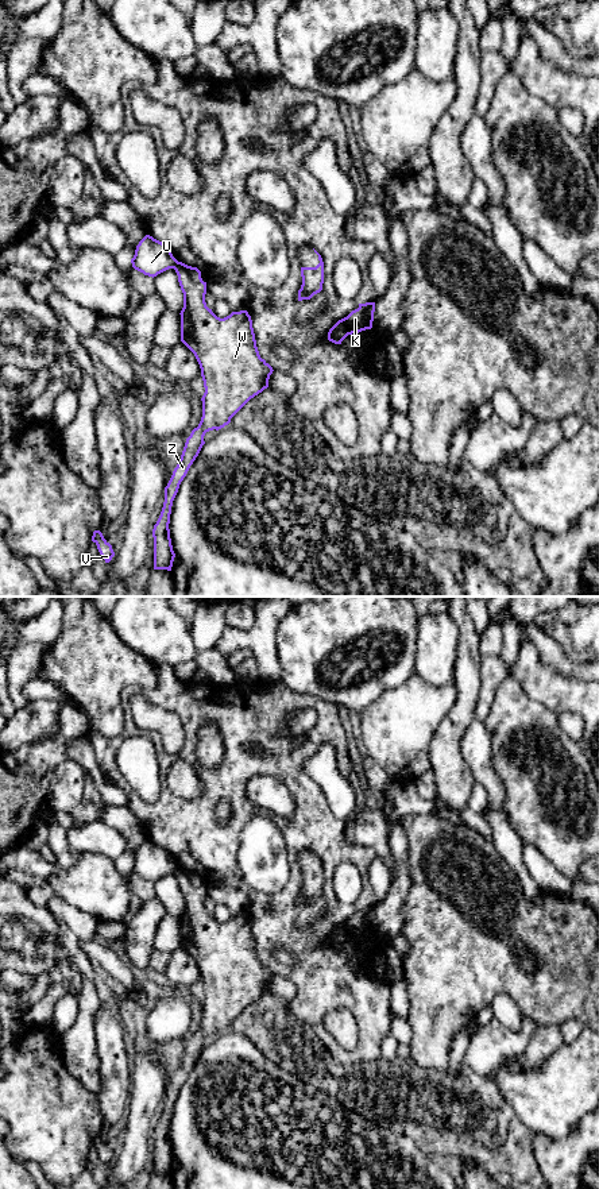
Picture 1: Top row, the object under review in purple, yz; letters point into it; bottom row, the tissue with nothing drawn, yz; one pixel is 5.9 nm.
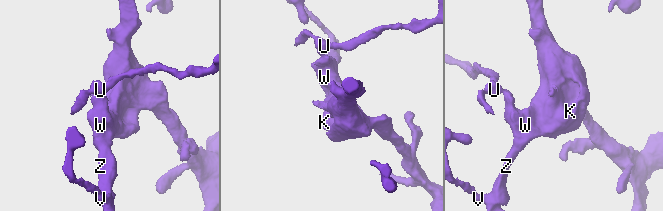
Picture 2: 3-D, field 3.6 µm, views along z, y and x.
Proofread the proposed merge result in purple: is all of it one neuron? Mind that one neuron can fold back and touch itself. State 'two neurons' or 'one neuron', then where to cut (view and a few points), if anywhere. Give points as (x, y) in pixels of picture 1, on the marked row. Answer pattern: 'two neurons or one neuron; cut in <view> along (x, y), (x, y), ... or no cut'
two neurons; cut in yz along (177, 261), (173, 267)

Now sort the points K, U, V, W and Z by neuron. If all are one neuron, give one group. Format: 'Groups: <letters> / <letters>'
Groups: K V W Z / U

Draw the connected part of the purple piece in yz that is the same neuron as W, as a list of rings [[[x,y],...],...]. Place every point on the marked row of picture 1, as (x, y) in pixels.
[[[182,262],[174,267],[181,290],[183,293],[183,308],[181,310],[181,341],[194,354],[204,381],[205,393],[202,401],[202,417],[197,428],[186,439],[179,463],[165,487],[165,502],[161,516],[154,525],[154,570],[171,571],[175,553],[170,538],[170,514],[173,501],[178,493],[179,485],[186,476],[190,466],[198,456],[205,444],[204,436],[209,431],[219,431],[231,422],[231,418],[255,395],[268,387],[268,379],[273,367],[260,358],[252,320],[247,310],[232,312],[229,316],[220,319],[206,306],[206,282],[201,278],[197,267],[188,266]]]

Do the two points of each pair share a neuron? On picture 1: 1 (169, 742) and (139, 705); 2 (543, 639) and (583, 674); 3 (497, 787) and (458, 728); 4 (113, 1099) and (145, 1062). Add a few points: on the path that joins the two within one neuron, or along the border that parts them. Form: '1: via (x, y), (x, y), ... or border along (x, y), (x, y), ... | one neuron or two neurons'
1: via (167, 733), (149, 714) | one neuron
2: via (549, 649), (572, 670) | one neuron
3: border along (474, 718), (460, 742), (460, 755), (467, 765) | two neurons
4: border along (131, 1076), (128, 1107), (126, 1110) | two neurons

